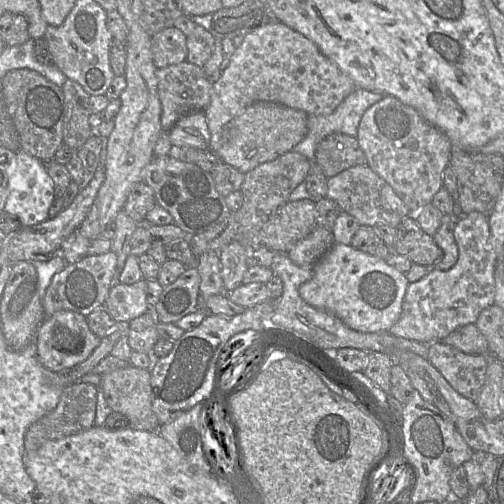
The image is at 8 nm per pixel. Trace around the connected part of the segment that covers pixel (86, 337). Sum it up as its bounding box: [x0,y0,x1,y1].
[37,310,101,371]

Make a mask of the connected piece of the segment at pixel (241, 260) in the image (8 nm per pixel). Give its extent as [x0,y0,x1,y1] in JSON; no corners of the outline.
[219,241,248,293]

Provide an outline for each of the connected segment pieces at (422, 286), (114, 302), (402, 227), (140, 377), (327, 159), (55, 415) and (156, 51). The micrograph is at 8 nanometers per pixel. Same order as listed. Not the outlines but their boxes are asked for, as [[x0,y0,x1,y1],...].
[[389,211,497,344],[105,279,150,323],[390,216,443,267],[99,365,160,431],[315,133,366,178],[25,382,97,451],[152,26,187,68]]

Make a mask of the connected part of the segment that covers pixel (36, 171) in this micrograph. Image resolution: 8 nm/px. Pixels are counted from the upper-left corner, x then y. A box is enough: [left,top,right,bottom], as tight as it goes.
[4,149,54,227]

